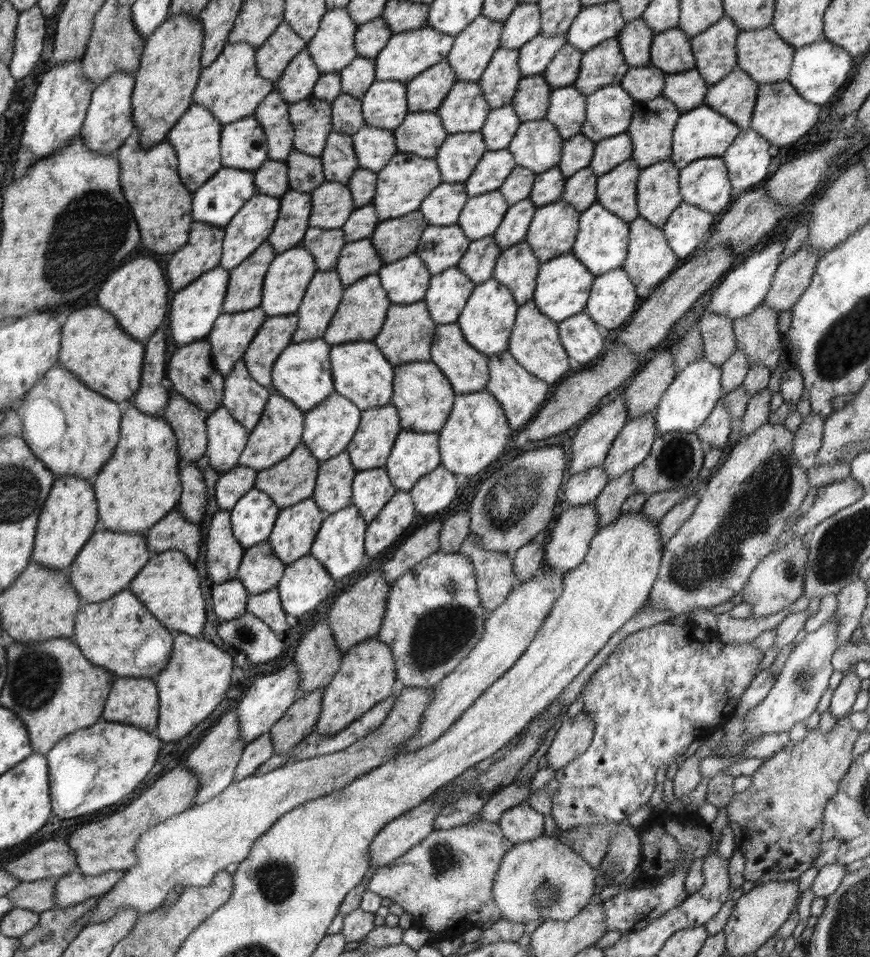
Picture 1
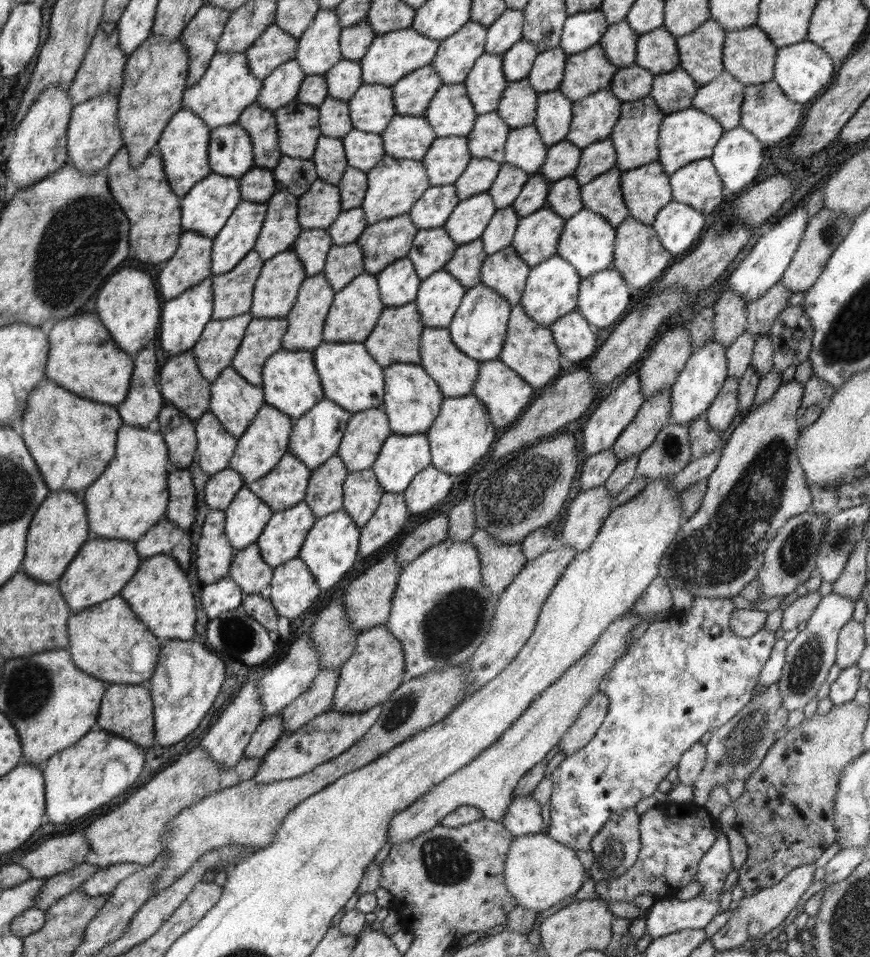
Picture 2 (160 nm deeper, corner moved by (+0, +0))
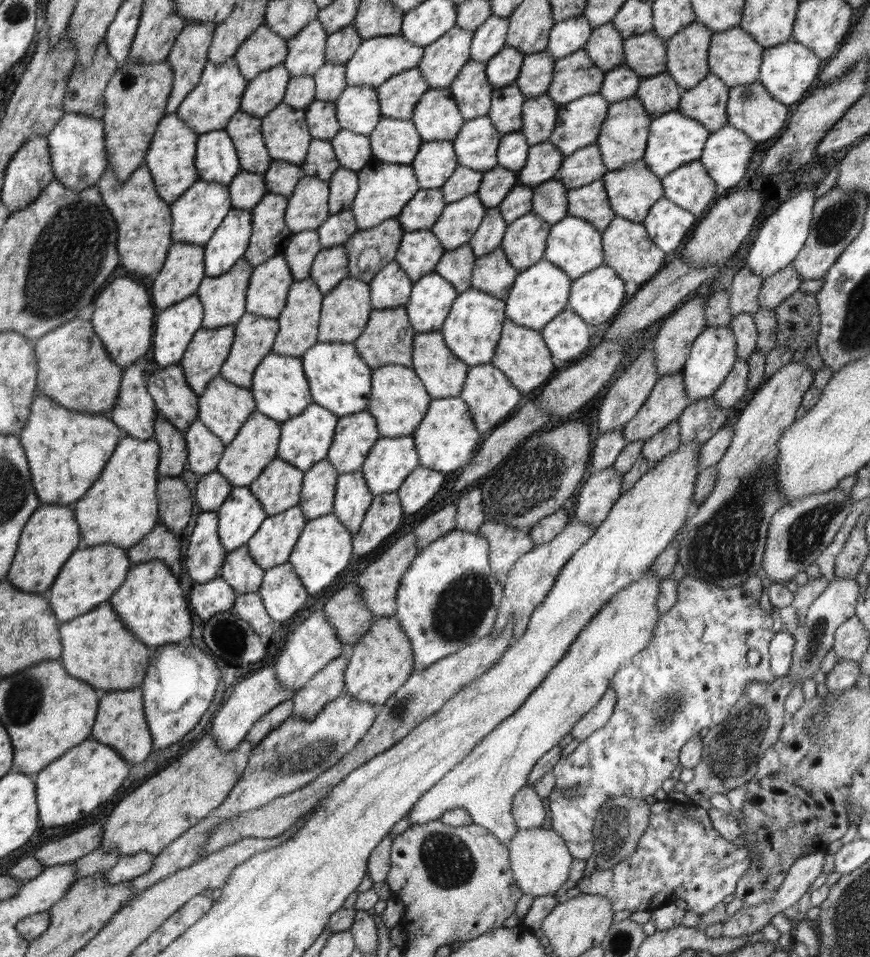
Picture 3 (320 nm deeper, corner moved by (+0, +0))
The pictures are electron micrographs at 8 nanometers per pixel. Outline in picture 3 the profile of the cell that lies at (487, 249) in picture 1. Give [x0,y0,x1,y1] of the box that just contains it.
[433,242,476,293]

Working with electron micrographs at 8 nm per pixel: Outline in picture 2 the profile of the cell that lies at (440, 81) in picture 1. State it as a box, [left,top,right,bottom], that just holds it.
[393,65,443,116]

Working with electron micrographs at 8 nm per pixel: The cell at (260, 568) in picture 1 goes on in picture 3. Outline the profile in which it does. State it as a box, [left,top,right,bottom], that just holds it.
[219,545,265,594]

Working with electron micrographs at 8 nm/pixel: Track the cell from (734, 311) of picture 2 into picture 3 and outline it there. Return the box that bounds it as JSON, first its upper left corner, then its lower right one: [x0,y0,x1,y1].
[728,265,763,318]

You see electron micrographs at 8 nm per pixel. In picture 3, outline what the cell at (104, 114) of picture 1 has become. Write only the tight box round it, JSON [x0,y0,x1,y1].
[46,113,107,192]

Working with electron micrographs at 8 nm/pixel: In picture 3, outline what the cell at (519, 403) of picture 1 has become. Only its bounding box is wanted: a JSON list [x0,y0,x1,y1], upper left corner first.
[459,362,522,439]

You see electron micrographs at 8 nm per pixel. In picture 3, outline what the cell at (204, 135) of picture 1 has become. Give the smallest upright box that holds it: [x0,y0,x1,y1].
[145,113,198,204]

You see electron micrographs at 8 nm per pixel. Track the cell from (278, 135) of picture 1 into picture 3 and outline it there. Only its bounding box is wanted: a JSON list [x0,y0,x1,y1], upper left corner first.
[225,111,274,175]

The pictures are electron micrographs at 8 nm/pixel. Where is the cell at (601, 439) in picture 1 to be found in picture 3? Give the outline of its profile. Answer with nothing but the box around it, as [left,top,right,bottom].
[598,350,657,434]

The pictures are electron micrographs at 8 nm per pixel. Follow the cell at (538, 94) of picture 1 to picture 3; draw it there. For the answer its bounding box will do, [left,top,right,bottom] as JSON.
[488,83,526,135]

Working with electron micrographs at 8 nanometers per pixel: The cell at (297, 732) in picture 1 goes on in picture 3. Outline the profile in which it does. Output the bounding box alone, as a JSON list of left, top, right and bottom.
[293,655,348,719]

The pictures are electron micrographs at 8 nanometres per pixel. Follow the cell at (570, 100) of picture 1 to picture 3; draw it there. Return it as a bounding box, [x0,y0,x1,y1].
[521,93,558,146]

